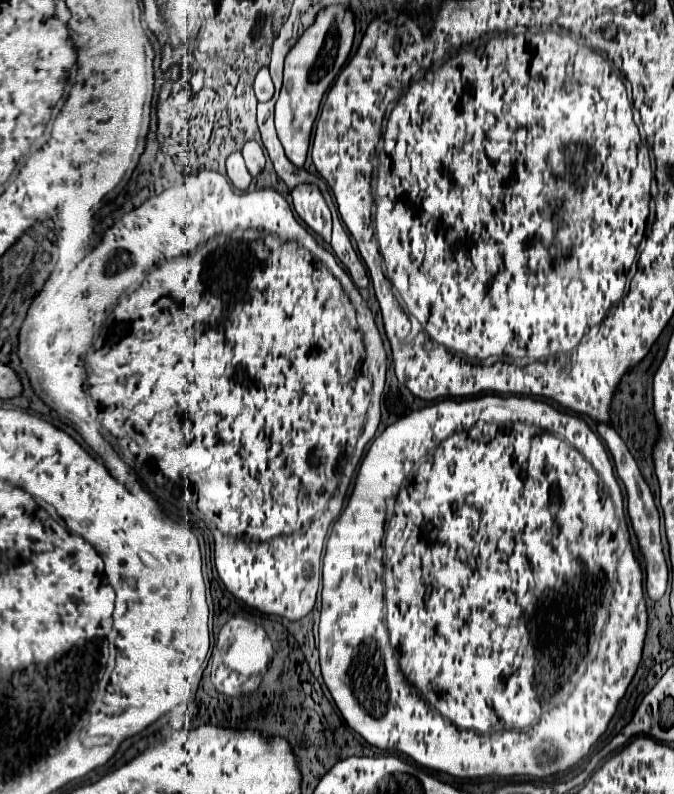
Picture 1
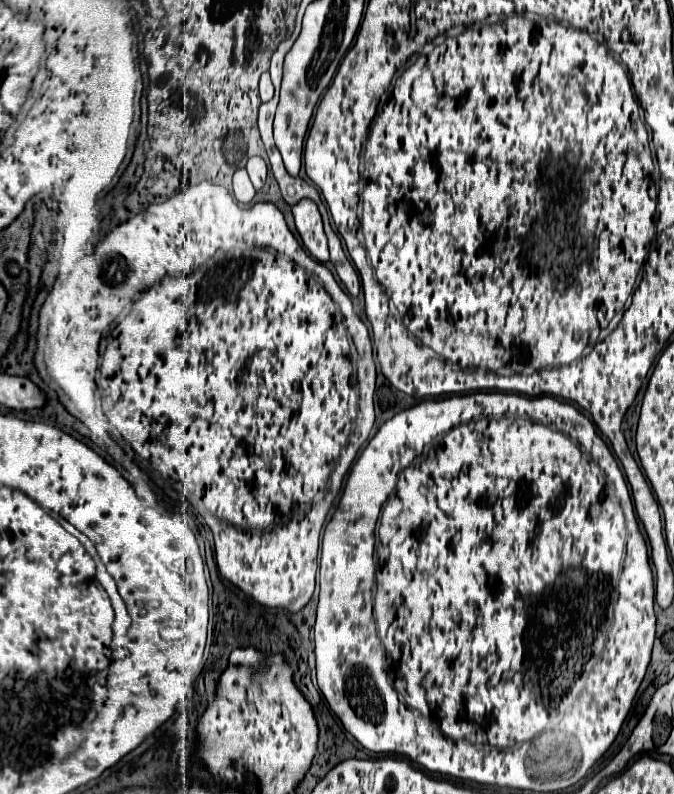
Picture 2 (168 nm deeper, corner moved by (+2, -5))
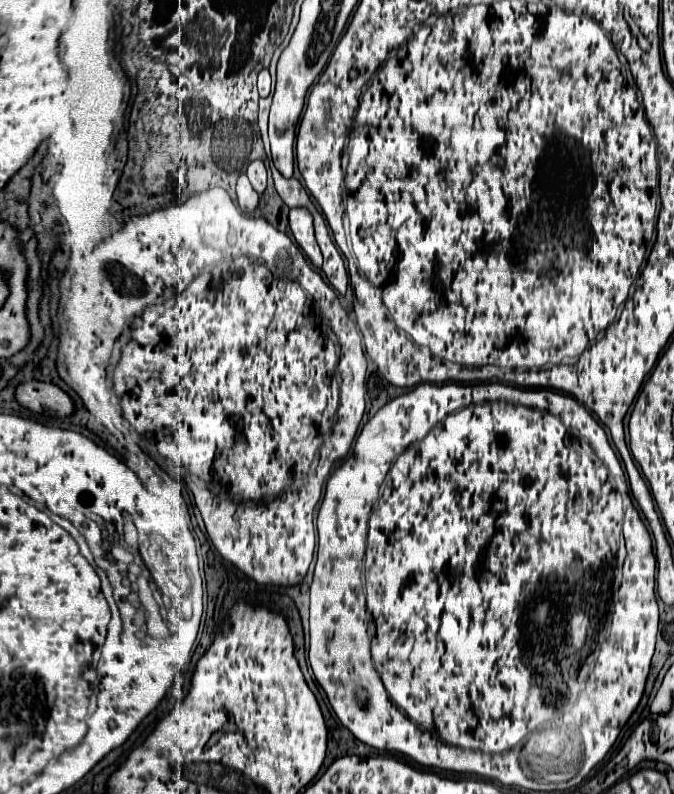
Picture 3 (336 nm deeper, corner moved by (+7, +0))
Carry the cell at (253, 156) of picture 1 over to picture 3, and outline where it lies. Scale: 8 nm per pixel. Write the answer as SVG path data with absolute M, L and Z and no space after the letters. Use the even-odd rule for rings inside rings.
M253 160L253 162L249 162L245 174L247 174L251 186L253 186L259 194L263 194L265 186L267 186L267 170L265 170L263 160Z

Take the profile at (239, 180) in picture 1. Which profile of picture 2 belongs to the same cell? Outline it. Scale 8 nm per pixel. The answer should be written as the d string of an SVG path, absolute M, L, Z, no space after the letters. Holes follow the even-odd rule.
M238 169L238 171L234 173L232 183L234 183L234 195L236 195L236 199L238 199L240 203L244 203L244 205L252 203L254 195L256 195L256 189L252 187L252 183L250 183L250 179L248 179L246 169Z

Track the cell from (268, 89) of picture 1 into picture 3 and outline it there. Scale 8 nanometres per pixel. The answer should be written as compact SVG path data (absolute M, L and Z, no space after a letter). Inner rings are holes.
M262 69L258 74L258 93L261 98L266 98L271 93L272 80L268 69Z

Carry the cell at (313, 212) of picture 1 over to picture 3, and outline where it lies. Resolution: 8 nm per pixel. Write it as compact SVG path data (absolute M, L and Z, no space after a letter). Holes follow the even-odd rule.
M291 208L291 212L289 212L289 228L291 228L291 232L293 232L299 248L319 268L323 264L323 256L319 254L319 246L315 242L311 212L307 208Z

